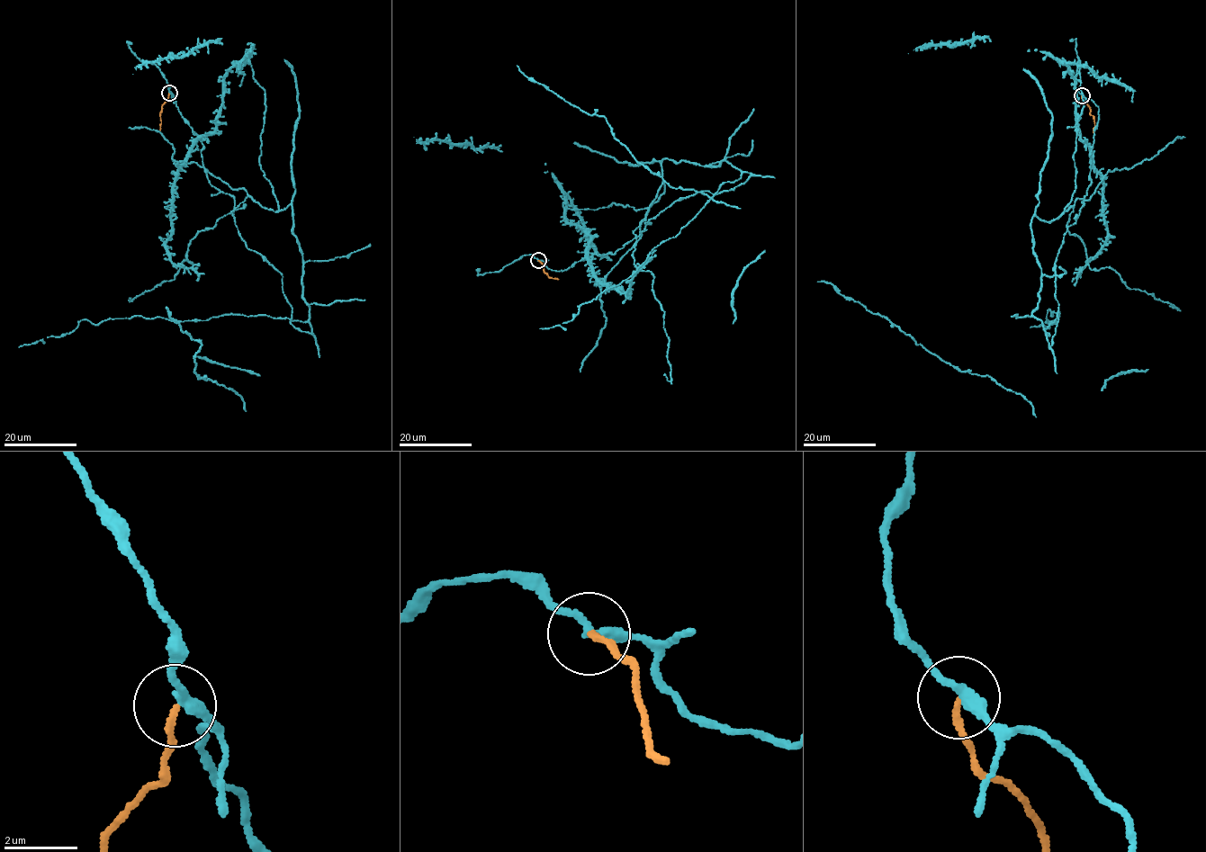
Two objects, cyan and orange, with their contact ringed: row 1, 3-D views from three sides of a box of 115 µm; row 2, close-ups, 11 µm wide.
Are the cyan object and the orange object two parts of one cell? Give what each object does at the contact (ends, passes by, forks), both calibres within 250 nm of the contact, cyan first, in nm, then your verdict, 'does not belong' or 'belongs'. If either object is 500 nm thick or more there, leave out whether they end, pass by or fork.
cyan passes by | orange ends | 240/150 nm | does not belong

